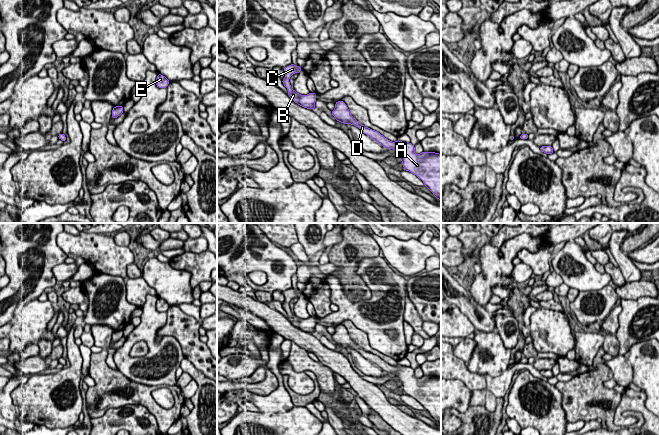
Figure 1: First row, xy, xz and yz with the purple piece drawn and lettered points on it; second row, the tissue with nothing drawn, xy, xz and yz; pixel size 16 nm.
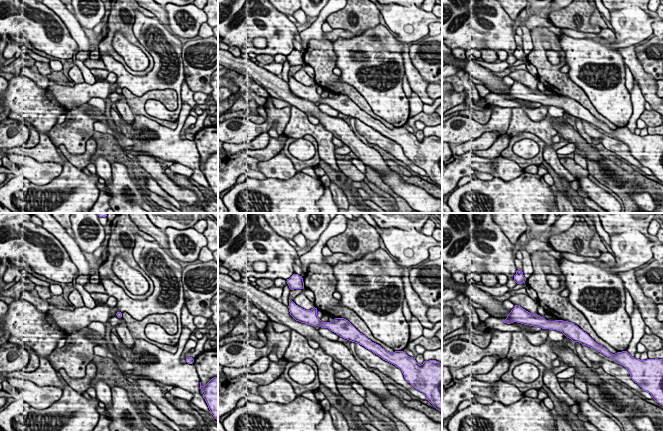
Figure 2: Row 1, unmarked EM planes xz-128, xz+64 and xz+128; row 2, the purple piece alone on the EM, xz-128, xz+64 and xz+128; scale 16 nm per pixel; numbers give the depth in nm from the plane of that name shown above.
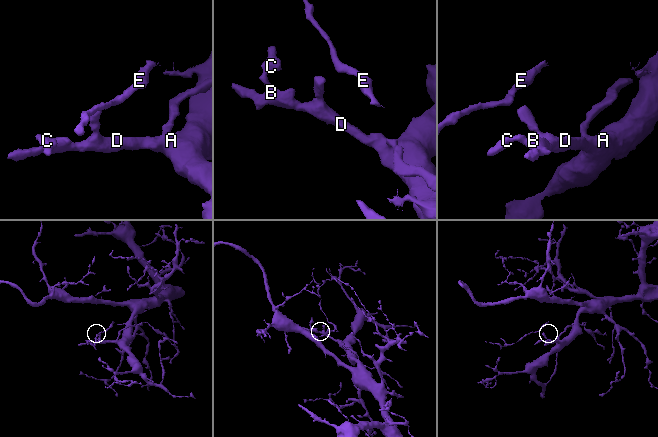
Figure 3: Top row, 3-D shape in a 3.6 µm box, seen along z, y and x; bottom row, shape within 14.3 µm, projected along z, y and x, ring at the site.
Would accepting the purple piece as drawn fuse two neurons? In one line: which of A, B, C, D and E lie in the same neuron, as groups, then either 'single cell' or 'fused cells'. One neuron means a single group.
A B C D E; single cell

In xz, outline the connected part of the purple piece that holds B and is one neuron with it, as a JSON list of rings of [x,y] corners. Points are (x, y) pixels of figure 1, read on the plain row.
[[[293,287],[285,291],[284,292],[285,301],[282,304],[282,307],[287,312],[288,319],[292,323],[292,325],[294,325],[295,327],[304,332],[313,334],[314,332],[316,332],[315,326],[317,317],[309,317],[308,319],[301,319],[292,313],[289,306],[289,302],[295,297],[299,298],[301,294],[302,294],[301,291],[299,290],[296,291]]]

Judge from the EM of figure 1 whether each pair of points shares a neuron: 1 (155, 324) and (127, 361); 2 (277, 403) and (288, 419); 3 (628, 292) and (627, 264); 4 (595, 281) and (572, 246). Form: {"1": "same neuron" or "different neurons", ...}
{"1": "same neuron", "2": "different neurons", "3": "different neurons", "4": "same neuron"}

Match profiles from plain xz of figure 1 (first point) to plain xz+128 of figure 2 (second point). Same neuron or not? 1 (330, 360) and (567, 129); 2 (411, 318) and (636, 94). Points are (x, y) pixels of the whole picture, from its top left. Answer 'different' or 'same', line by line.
1: same
2: different

